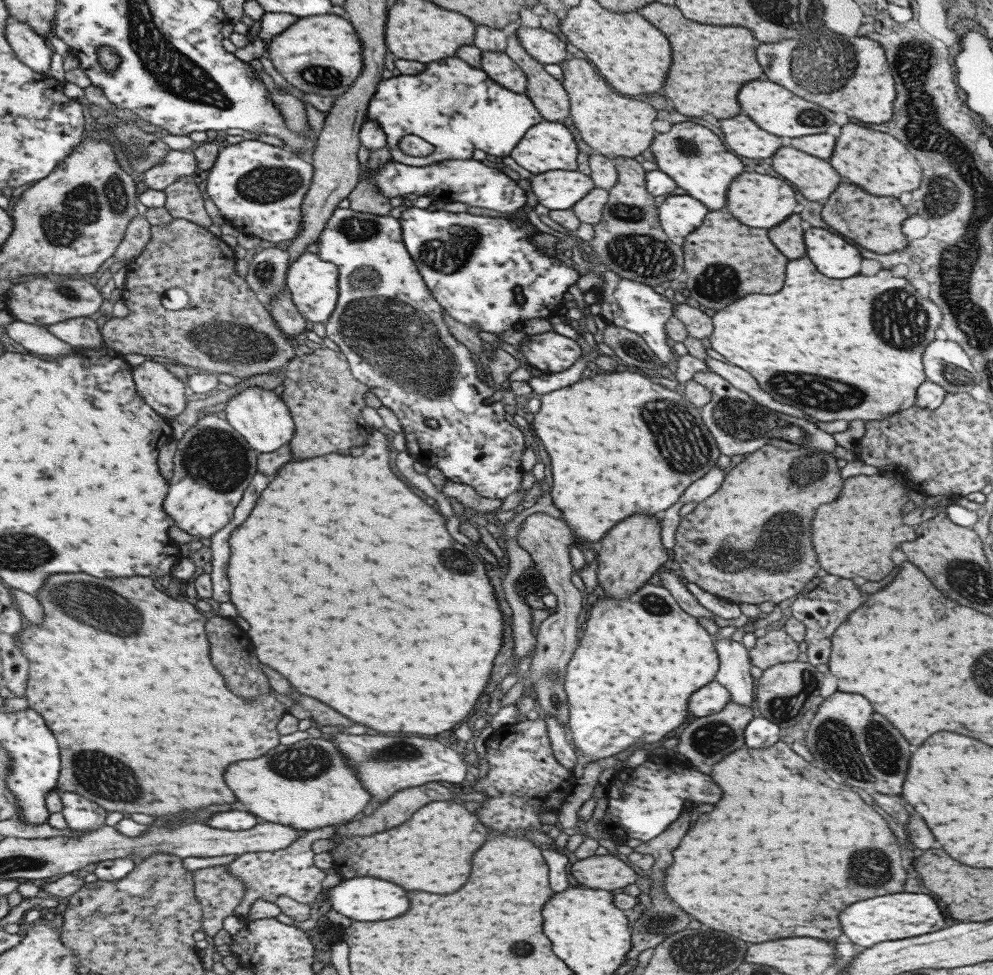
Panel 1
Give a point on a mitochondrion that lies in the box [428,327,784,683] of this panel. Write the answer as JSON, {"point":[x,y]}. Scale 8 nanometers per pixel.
{"point":[654,414]}

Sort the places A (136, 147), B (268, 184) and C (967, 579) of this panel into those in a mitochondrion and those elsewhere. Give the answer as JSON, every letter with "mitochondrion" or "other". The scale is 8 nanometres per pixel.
{"A":"mitochondrion","B":"mitochondrion","C":"mitochondrion"}

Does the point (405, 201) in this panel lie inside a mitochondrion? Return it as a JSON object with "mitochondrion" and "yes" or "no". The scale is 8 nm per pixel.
{"mitochondrion":"no"}

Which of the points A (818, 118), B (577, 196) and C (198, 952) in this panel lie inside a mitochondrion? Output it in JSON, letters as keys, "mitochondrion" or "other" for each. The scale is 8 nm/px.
{"A":"mitochondrion","B":"other","C":"other"}

